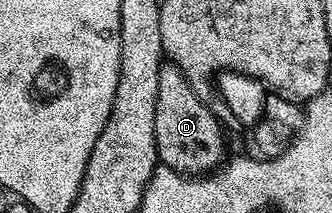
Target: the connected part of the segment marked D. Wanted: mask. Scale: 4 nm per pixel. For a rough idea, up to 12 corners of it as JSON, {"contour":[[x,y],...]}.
{"contour":[[162,65],[156,152],[183,176],[227,157],[222,126],[182,69]]}

